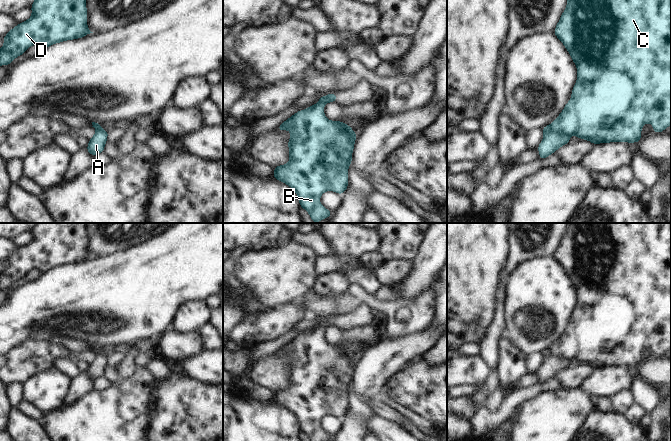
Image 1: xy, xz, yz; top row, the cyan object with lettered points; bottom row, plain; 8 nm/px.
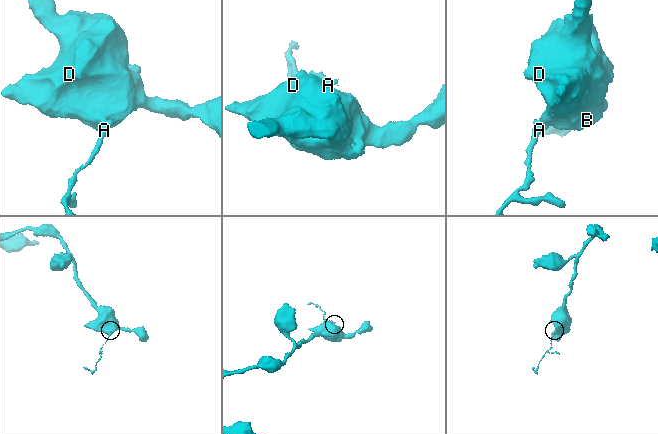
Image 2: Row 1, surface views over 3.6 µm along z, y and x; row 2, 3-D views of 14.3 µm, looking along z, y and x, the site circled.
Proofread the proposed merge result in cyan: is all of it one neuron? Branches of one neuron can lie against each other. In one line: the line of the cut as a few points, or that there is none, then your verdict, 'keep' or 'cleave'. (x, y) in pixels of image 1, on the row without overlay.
yz (550, 349), (554, 354), (569, 359) | cleave

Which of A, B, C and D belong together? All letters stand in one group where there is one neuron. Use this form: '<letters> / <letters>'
A / B C D

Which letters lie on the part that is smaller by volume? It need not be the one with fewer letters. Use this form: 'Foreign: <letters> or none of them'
Foreign: A

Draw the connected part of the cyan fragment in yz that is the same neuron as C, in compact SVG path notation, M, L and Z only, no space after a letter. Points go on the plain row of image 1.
M567 223L565 235L557 247L554 258L563 267L577 290L577 306L573 310L571 323L560 339L551 347L558 357L576 359L597 369L624 365L639 367L641 353L645 347L653 349L654 357L661 357L671 349L671 223Z

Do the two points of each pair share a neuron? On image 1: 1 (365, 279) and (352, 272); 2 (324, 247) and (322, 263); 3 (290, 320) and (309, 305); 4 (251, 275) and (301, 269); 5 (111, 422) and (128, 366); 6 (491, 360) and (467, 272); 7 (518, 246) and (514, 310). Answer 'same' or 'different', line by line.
1: same
2: different
3: different
4: same
5: different
6: different
7: different

